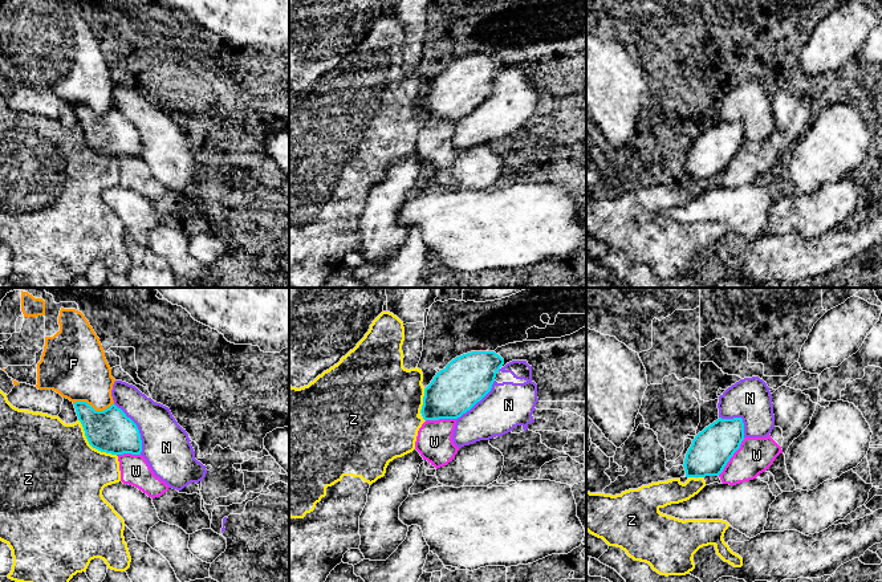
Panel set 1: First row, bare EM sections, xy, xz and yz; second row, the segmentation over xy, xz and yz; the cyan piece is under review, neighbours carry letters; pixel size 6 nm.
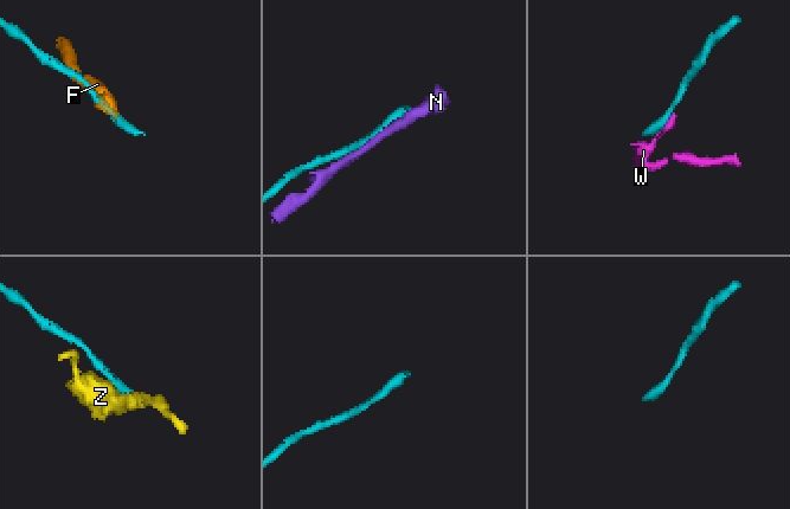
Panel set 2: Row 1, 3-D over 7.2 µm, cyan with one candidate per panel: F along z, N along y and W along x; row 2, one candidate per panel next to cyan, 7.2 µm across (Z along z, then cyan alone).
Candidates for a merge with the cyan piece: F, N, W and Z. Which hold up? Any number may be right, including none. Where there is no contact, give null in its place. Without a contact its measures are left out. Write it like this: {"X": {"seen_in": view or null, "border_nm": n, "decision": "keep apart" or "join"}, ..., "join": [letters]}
{"F": {"seen_in": "xy", "border_nm": 240, "decision": "keep apart"}, "N": {"seen_in": "xy", "border_nm": 360, "decision": "keep apart"}, "W": {"seen_in": "yz", "border_nm": 280, "decision": "keep apart"}, "Z": {"seen_in": "xy", "border_nm": 320, "decision": "keep apart"}, "join": []}

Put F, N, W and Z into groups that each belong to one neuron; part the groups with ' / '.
F / N / W / Z

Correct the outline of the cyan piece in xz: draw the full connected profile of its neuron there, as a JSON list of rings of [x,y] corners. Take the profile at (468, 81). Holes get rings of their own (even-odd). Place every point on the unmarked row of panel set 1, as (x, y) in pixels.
[[[471,54],[452,62],[424,91],[424,123],[458,122],[492,91],[504,62],[495,54]]]

